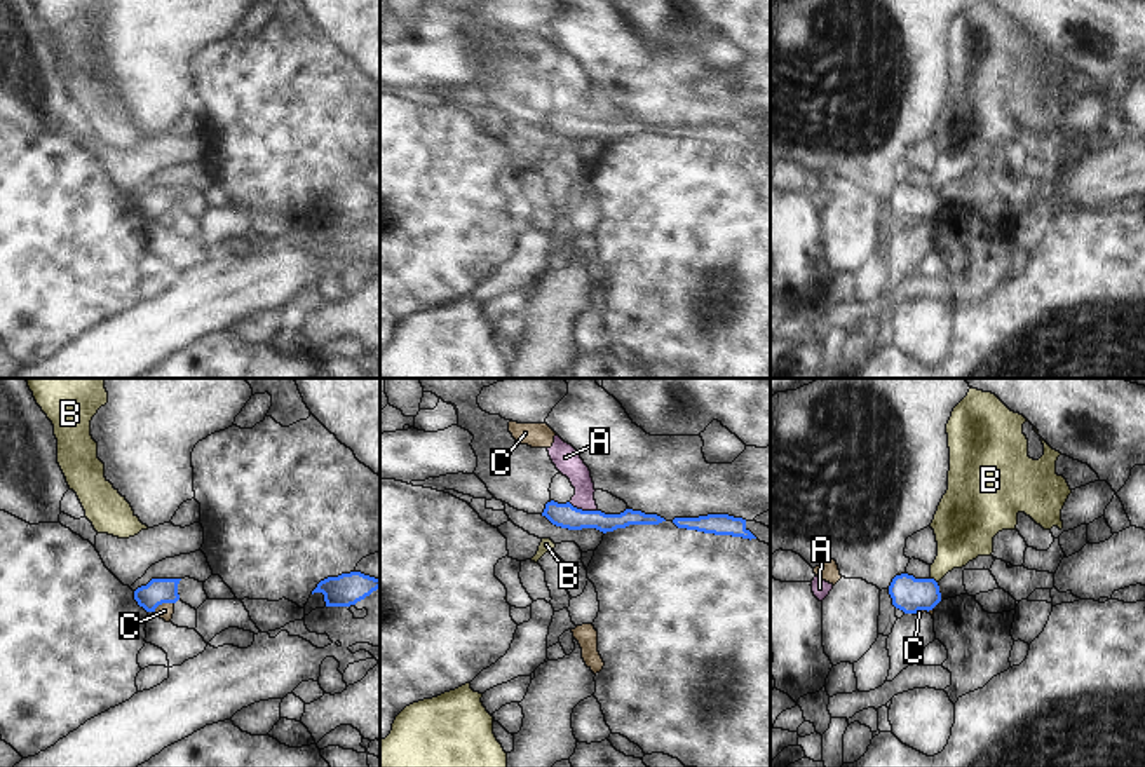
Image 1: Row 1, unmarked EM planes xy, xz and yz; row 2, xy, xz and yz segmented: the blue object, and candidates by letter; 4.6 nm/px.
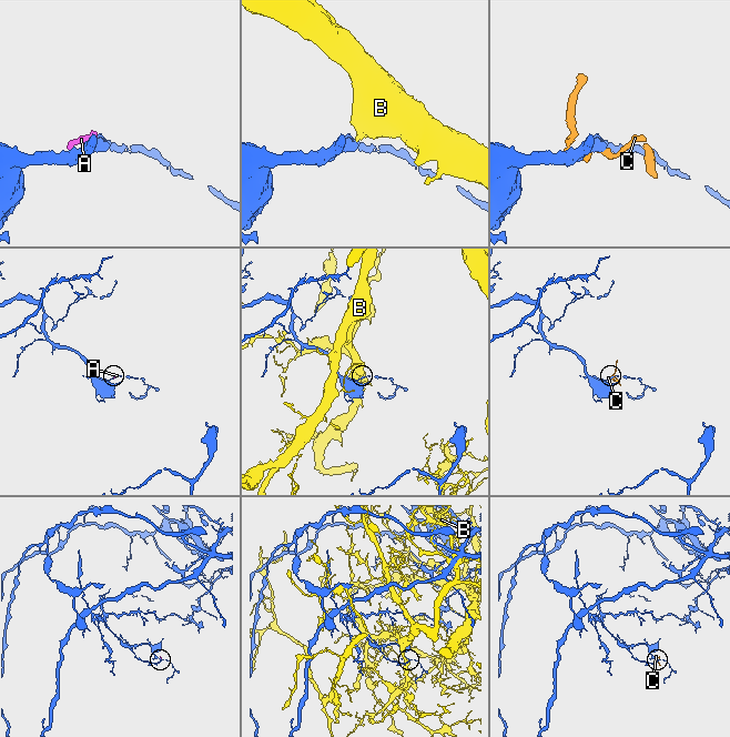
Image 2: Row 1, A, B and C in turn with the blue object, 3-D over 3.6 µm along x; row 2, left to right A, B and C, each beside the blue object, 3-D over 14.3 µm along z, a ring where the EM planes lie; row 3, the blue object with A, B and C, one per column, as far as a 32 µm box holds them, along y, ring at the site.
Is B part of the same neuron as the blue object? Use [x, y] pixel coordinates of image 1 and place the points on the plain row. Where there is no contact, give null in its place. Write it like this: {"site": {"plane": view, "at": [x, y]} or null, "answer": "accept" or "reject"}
{"site": {"plane": "yz", "at": [934, 190]}, "answer": "reject"}

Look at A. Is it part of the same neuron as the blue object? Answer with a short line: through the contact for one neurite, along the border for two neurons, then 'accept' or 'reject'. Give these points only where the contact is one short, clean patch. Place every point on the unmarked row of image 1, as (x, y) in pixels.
line xz (569, 112), (596, 121); reject

